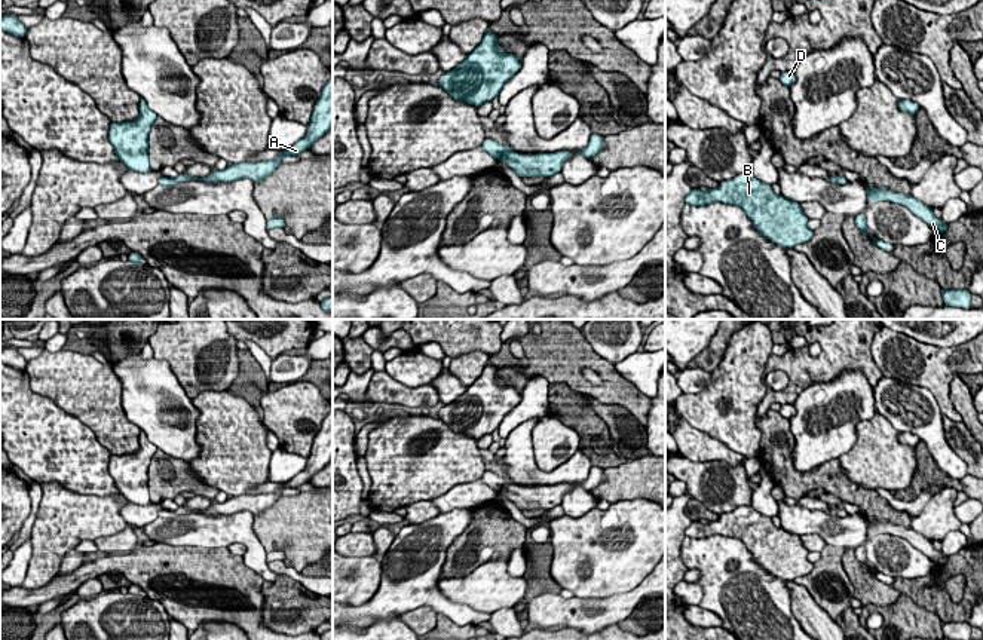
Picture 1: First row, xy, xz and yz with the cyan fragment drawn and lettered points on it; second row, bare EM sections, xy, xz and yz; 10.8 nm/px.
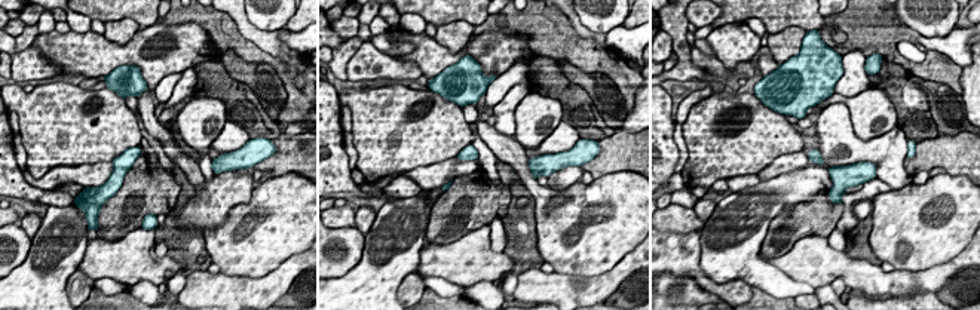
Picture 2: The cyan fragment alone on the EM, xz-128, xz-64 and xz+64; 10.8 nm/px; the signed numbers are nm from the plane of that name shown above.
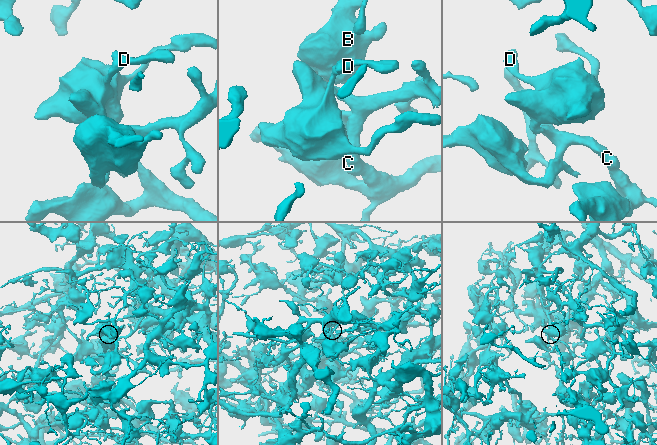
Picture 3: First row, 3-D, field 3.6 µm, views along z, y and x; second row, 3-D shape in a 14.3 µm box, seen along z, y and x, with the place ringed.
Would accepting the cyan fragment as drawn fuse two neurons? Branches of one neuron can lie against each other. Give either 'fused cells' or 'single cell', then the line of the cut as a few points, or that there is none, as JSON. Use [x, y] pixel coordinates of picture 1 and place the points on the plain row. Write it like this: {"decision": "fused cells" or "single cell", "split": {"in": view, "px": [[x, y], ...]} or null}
{"decision": "single cell", "split": null}

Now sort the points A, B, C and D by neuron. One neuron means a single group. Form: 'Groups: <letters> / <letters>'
Groups: A B C D

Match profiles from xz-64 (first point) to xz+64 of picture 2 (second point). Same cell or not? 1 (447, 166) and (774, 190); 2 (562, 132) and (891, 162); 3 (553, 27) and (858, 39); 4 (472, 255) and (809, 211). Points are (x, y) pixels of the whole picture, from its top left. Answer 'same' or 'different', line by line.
1: different
2: same
3: same
4: different

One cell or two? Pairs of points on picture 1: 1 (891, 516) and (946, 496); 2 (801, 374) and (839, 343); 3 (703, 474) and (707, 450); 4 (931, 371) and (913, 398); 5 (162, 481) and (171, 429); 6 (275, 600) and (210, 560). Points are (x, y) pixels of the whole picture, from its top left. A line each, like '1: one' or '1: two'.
1: two
2: one
3: two
4: two
5: two
6: two

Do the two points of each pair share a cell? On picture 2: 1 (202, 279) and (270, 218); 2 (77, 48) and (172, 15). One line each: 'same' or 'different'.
1: different
2: different

